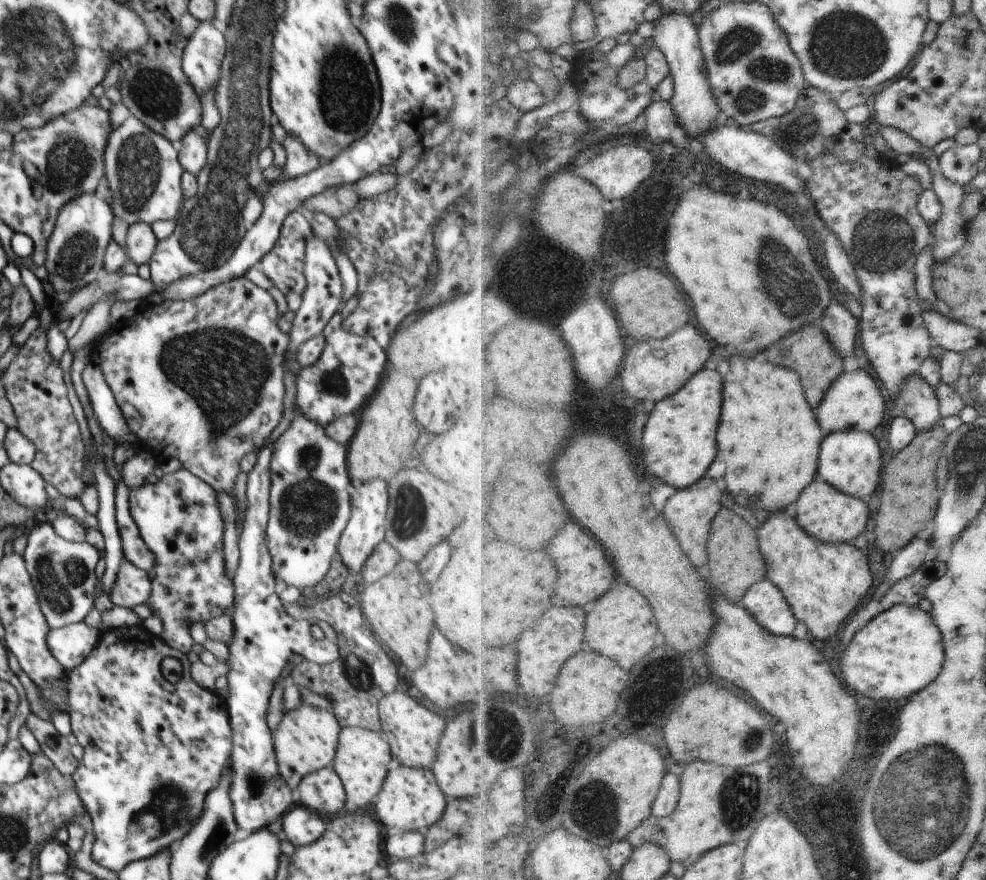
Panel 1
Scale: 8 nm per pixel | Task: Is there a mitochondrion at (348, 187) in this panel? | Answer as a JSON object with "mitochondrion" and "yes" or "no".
{"mitochondrion":"no"}

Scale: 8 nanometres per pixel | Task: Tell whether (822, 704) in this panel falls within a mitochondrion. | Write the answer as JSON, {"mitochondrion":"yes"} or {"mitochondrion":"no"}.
{"mitochondrion":"no"}

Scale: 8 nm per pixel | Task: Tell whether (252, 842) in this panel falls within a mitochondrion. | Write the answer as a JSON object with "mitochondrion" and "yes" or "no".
{"mitochondrion":"no"}

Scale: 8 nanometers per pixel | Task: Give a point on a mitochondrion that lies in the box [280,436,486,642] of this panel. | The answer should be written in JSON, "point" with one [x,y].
{"point":[408,518]}

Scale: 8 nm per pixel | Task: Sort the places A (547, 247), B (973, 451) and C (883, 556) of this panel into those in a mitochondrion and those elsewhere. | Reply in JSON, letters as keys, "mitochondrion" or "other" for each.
{"A":"other","B":"mitochondrion","C":"other"}

